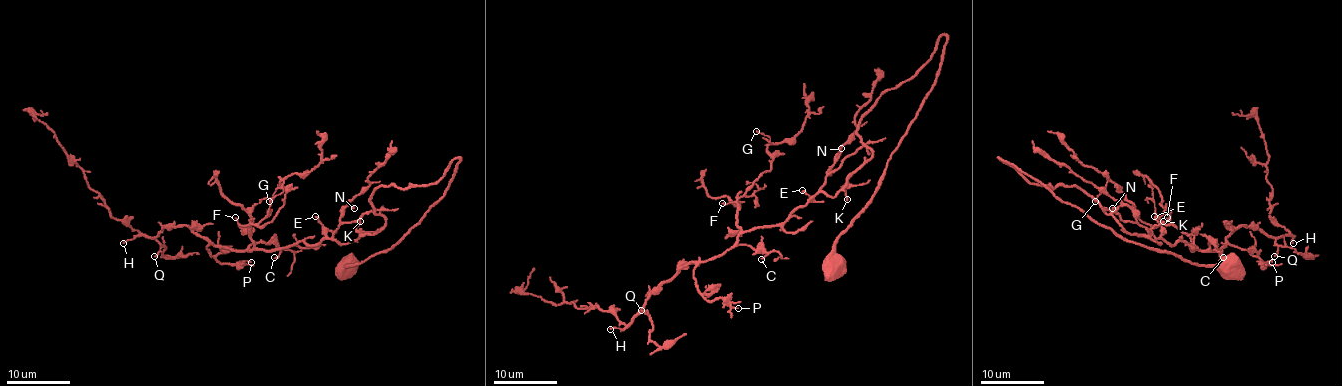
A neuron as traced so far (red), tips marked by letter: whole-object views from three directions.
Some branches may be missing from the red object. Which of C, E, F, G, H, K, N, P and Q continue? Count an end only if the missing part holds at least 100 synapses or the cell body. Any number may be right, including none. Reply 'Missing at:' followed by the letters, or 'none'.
Missing at: H

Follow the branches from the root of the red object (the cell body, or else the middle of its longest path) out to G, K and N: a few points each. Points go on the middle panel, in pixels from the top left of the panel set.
G: (834, 267), (946, 36), (861, 118), (872, 155), (834, 196), (743, 231), (737, 201), (772, 163), (756, 131)
K: (834, 267), (836, 238), (936, 78), (944, 35), (861, 118), (872, 155), (847, 180), (847, 199)
N: (834, 267), (836, 238), (936, 78), (944, 35), (861, 118), (872, 155), (828, 196), (820, 188), (841, 148)

